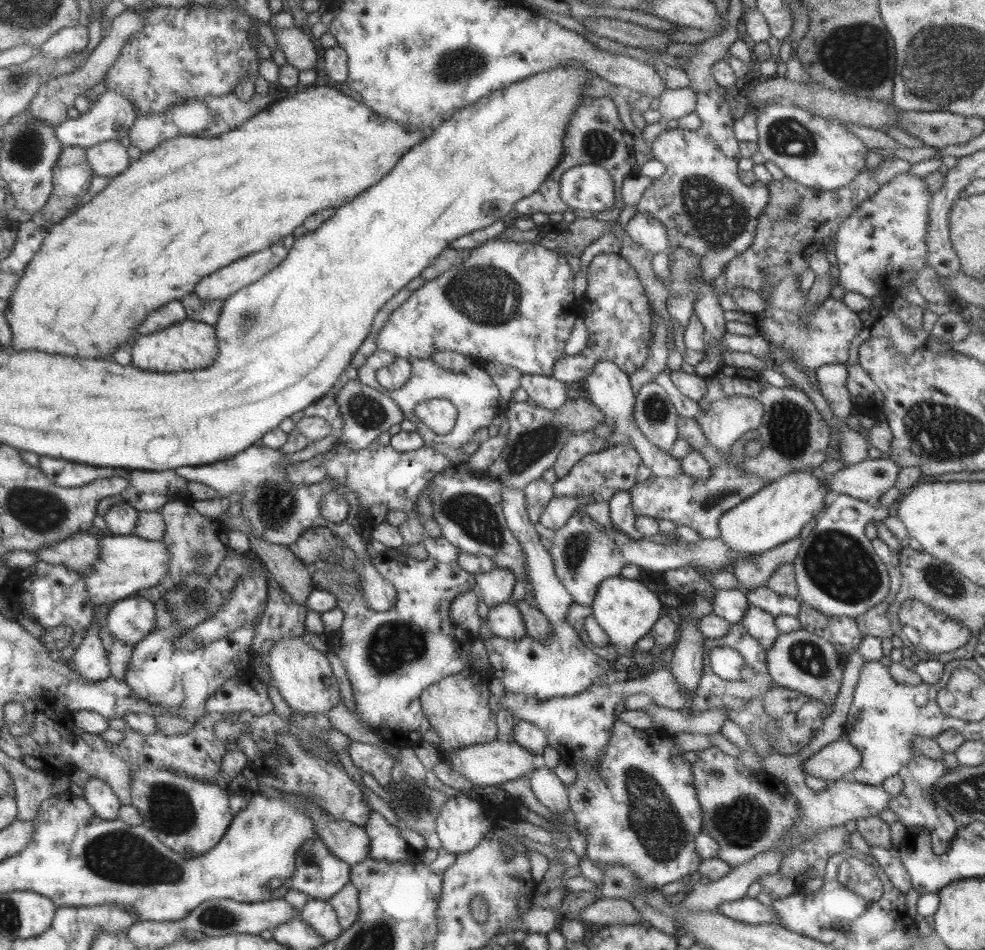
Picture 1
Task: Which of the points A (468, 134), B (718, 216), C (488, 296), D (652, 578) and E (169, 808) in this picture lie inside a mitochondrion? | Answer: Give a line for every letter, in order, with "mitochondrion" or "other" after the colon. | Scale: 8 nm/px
A: other
B: mitochondrion
C: mitochondrion
D: other
E: mitochondrion

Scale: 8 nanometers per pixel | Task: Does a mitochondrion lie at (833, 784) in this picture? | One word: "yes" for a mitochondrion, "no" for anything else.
no

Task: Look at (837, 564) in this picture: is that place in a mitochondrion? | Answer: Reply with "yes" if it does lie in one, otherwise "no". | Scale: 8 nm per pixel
yes

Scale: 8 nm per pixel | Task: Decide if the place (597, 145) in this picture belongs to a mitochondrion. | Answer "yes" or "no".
yes

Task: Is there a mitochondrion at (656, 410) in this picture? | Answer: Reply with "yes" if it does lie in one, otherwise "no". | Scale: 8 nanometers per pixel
yes

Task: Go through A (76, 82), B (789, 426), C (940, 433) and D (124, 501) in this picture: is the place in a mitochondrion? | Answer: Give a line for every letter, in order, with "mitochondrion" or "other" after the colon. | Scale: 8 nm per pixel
A: other
B: mitochondrion
C: mitochondrion
D: other

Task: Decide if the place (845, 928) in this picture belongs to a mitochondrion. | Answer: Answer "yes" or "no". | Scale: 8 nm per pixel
yes

